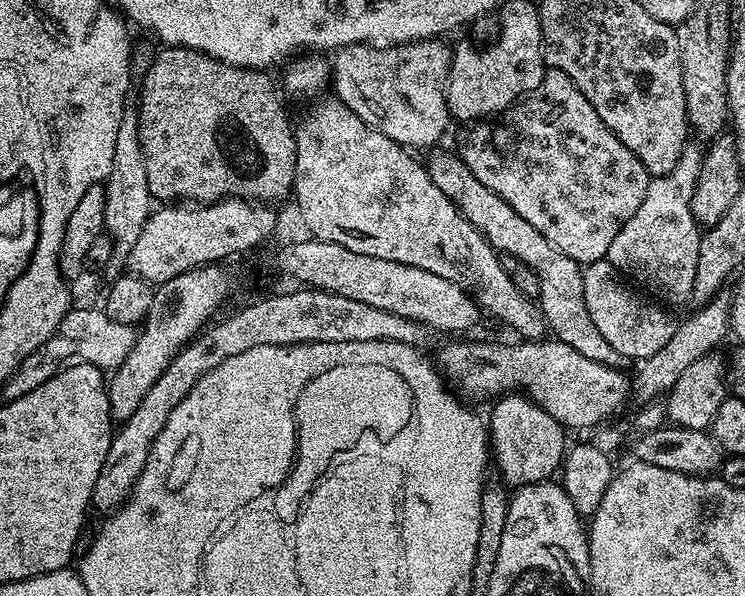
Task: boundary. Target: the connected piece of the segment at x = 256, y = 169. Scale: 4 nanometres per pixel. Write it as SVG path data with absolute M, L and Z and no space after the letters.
M164 46L164 47L161 47L161 48L160 48L160 49L159 49L159 50L160 50L160 51L161 51L161 52L160 52L160 53L158 53L158 54L157 54L157 56L156 56L156 53L155 53L155 55L153 55L153 56L152 56L152 57L151 57L151 60L150 60L150 63L149 63L149 65L148 65L148 67L147 67L147 69L146 69L146 71L145 71L145 72L144 72L144 73L143 73L143 76L144 76L144 75L145 75L145 76L144 76L144 85L142 85L142 86L141 86L141 88L140 88L140 104L139 104L139 103L138 103L138 111L139 111L139 114L140 114L140 141L141 141L141 142L142 142L142 158L146 158L146 182L150 182L150 194L151 194L151 195L152 195L152 197L153 197L153 198L155 198L155 199L156 199L156 200L157 200L157 201L160 201L160 202L211 202L211 201L214 201L214 200L222 200L222 199L225 199L225 198L255 198L255 199L256 199L256 200L257 200L257 201L260 201L260 202L276 202L276 201L272 201L272 200L280 200L280 199L282 199L282 198L283 198L283 196L284 196L284 195L286 195L286 194L287 194L287 192L288 192L288 195L289 195L289 193L291 193L291 192L292 192L292 191L293 191L293 188L294 188L294 185L295 185L295 183L296 183L296 133L295 133L295 131L294 131L294 124L291 124L291 122L290 122L290 121L288 121L288 112L287 112L287 110L286 110L286 109L284 109L284 104L283 104L283 102L282 102L282 101L280 101L280 96L281 96L281 93L280 93L280 92L279 92L279 91L278 91L278 88L277 88L277 92L278 92L278 93L276 93L276 88L275 88L275 86L274 86L274 85L272 85L272 80L271 80L271 78L270 78L270 77L268 77L268 76L271 76L271 75L269 75L269 73L268 73L268 72L267 72L267 71L264 71L264 70L257 70L257 69L254 69L254 68L239 68L239 67L238 67L238 66L234 66L234 65L233 65L233 64L224 64L224 63L222 63L222 62L221 62L221 60L217 60L217 59L216 59L216 57L215 57L215 55L212 55L212 54L209 54L209 53L206 53L206 52L199 52L199 51L198 51L198 50L194 50L194 49L193 49L193 48L173 48L173 47L171 47L171 46Z

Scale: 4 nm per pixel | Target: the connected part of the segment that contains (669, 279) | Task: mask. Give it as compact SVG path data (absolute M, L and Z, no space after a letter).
M689 142L684 145L682 158L678 166L670 170L670 174L649 179L642 206L634 218L630 218L630 222L618 230L614 242L610 242L606 257L620 274L668 306L687 305L691 301L695 271L698 270L698 246L702 228L692 212L692 199L704 153L699 147L696 149L694 144Z

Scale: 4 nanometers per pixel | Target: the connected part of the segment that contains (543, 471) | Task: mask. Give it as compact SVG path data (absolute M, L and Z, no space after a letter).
M505 394L495 401L492 417L487 417L486 431L490 437L490 456L504 484L542 484L561 471L566 455L566 429L544 407L523 394Z

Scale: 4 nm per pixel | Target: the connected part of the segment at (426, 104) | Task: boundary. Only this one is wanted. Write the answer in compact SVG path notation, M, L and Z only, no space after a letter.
M433 38L430 40L411 40L409 44L391 44L389 48L376 48L373 44L351 44L345 48L339 49L335 53L334 59L331 61L332 79L330 81L330 88L335 99L340 100L345 106L354 114L358 114L358 118L362 118L362 122L366 122L372 128L376 128L382 134L386 134L386 138L390 138L394 142L404 145L409 150L417 150L416 148L426 148L430 144L436 144L444 136L444 131L450 125L450 117L448 115L448 71L452 65L451 47L447 48L444 45L445 41L440 38Z

